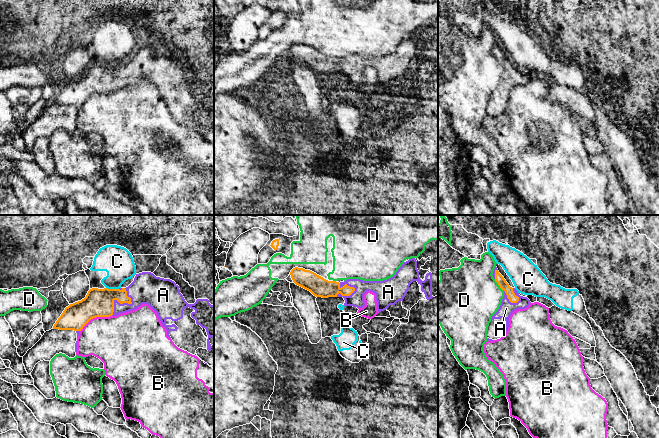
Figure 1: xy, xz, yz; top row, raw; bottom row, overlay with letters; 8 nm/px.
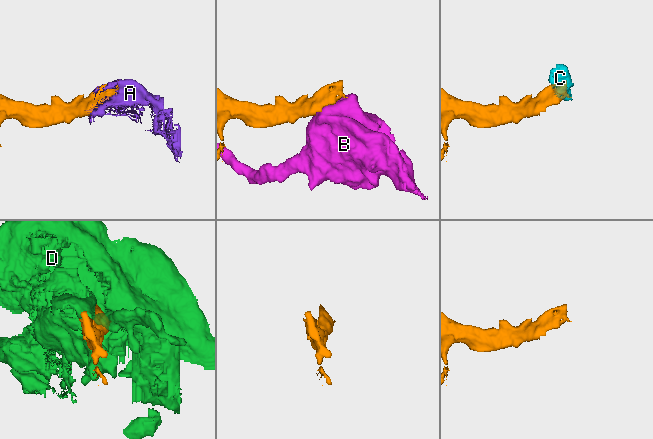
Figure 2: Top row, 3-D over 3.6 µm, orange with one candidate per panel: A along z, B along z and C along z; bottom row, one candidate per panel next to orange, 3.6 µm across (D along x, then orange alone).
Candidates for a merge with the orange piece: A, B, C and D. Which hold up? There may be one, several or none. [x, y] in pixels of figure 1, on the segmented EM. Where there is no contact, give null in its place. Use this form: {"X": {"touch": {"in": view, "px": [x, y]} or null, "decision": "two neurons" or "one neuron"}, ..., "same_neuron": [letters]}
{"A": {"touch": {"in": "xy", "px": [122, 303]}, "decision": "one neuron"}, "B": {"touch": {"in": "xy", "px": [95, 317]}, "decision": "two neurons"}, "C": {"touch": {"in": "xy", "px": [112, 289]}, "decision": "two neurons"}, "D": {"touch": {"in": "yz", "px": [498, 284]}, "decision": "two neurons"}, "same_neuron": ["A"]}

